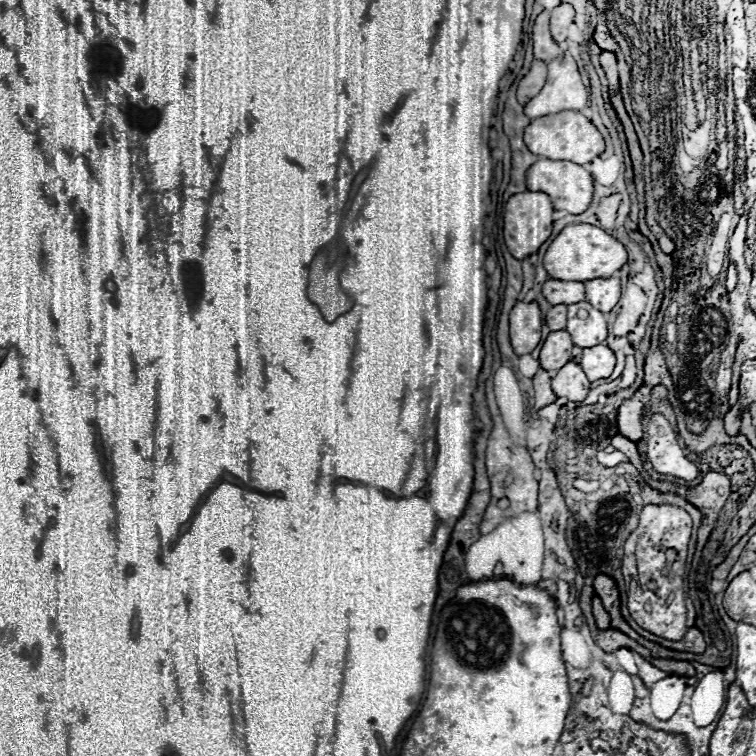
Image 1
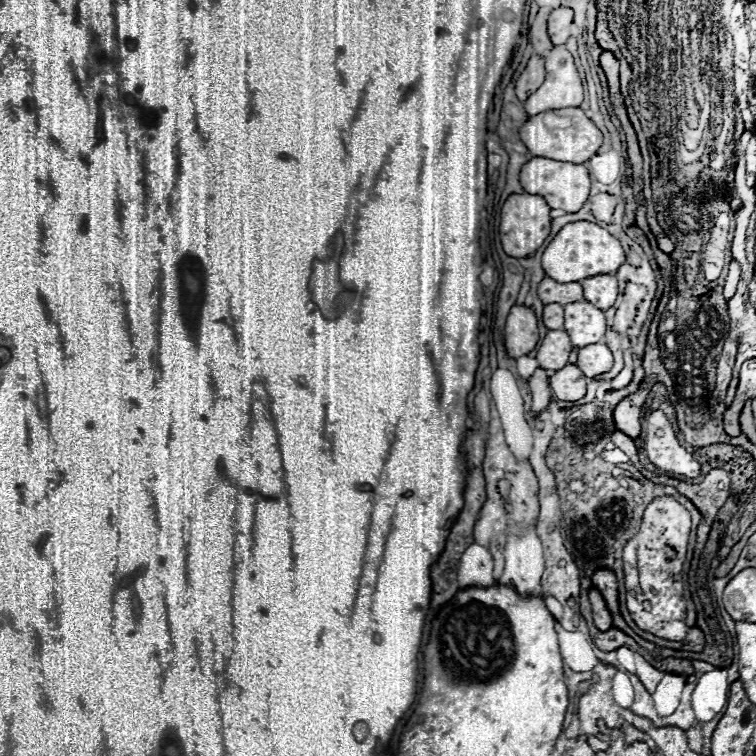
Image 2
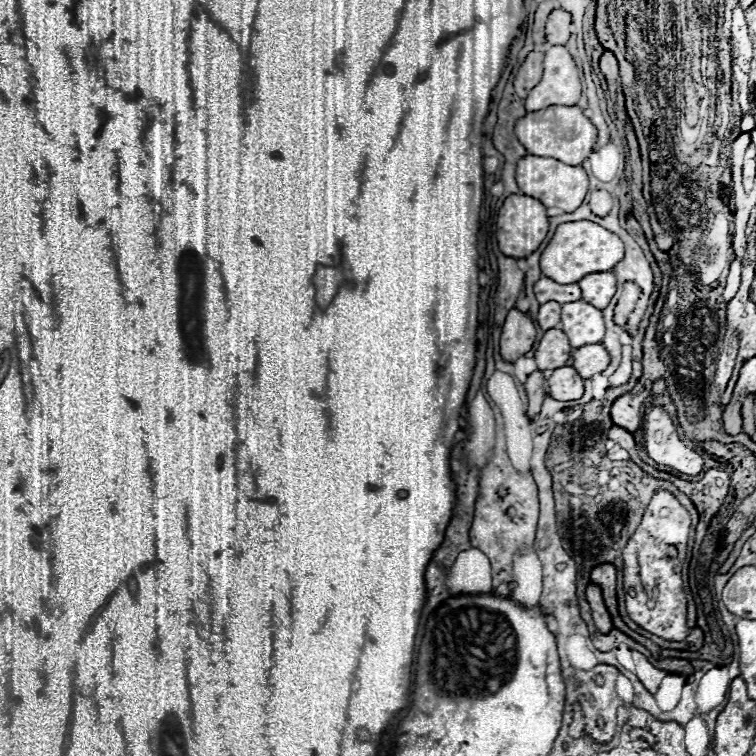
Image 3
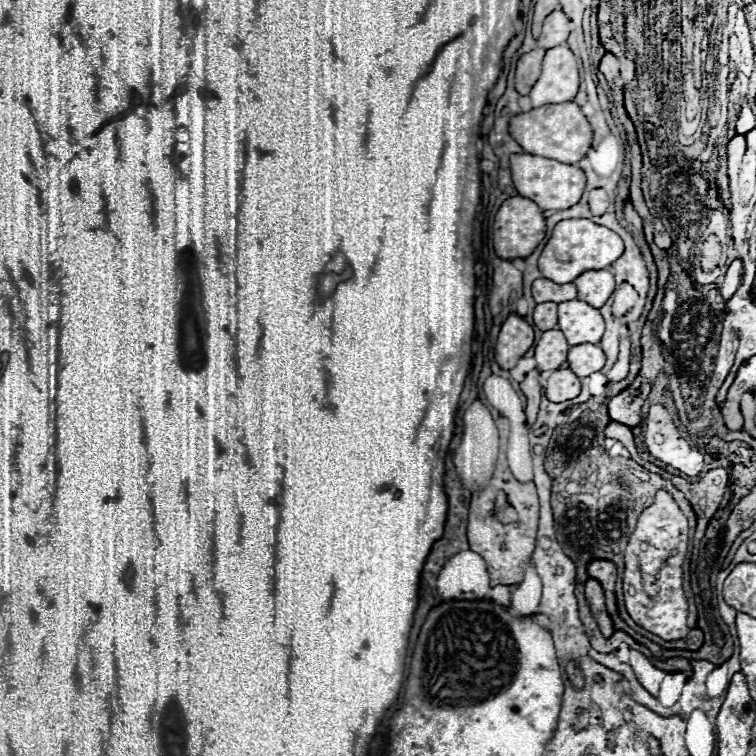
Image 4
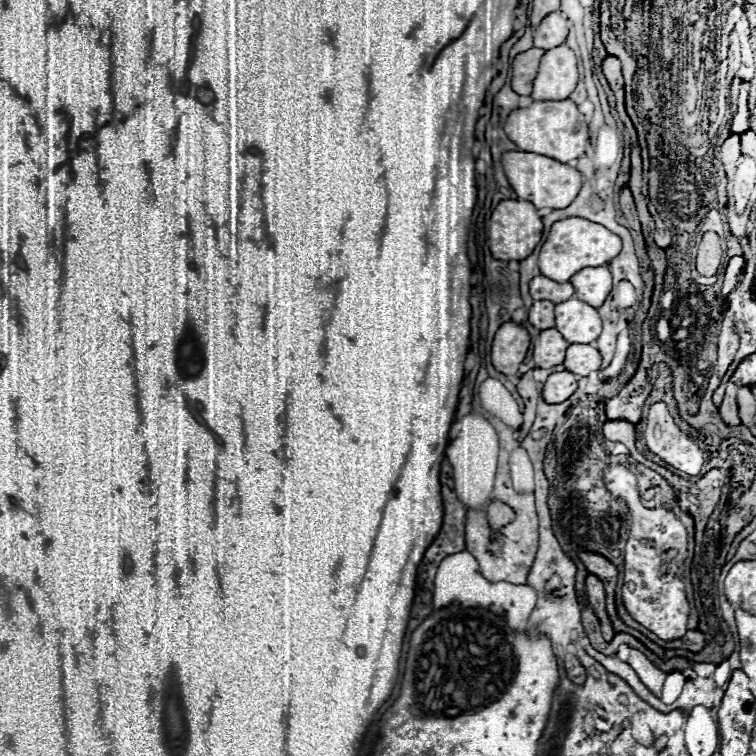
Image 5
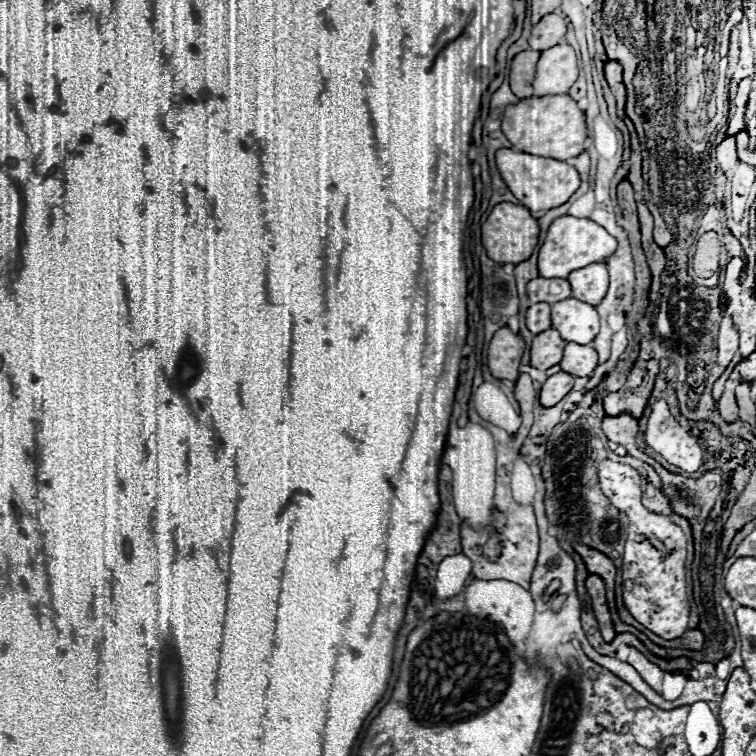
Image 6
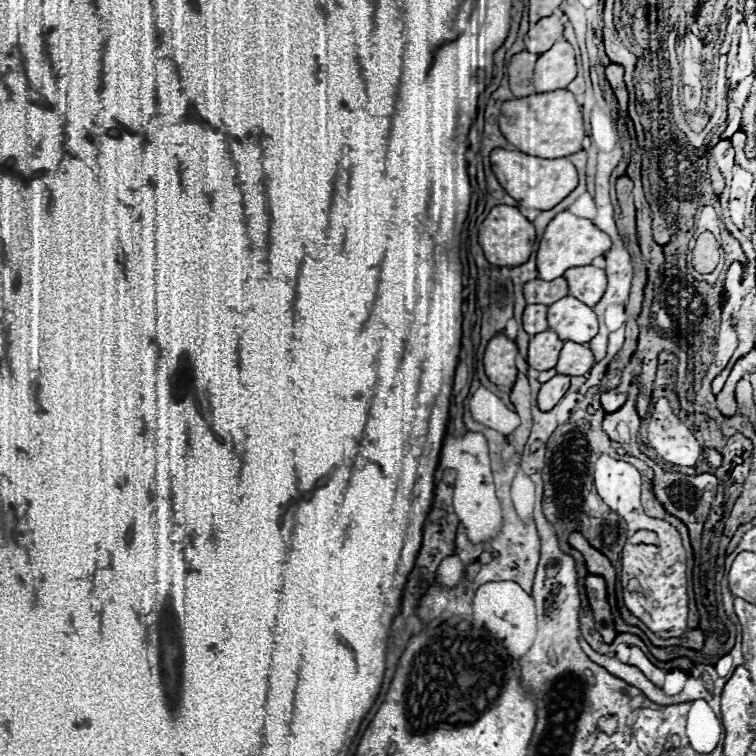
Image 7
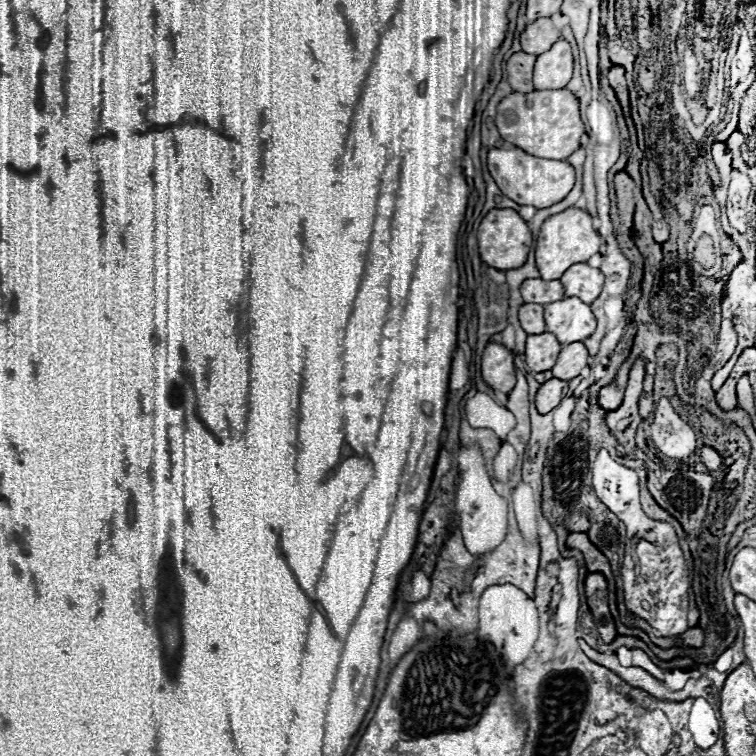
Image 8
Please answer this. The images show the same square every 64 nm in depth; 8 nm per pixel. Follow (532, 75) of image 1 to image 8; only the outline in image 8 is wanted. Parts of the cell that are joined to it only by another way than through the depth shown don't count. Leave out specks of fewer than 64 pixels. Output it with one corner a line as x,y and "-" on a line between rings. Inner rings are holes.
518,52
506,62
508,82
514,92
520,92
520,94
534,92
534,86
532,86
534,62
536,62
536,56
526,54
526,52

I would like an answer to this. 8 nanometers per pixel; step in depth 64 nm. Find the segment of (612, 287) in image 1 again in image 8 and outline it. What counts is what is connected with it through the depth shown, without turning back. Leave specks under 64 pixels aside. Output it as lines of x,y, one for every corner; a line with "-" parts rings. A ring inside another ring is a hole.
574,264
572,268
568,268
564,272
564,276
560,278
560,282
564,284
566,296
576,296
586,304
592,304
604,286
604,274
596,268
590,268
588,264

